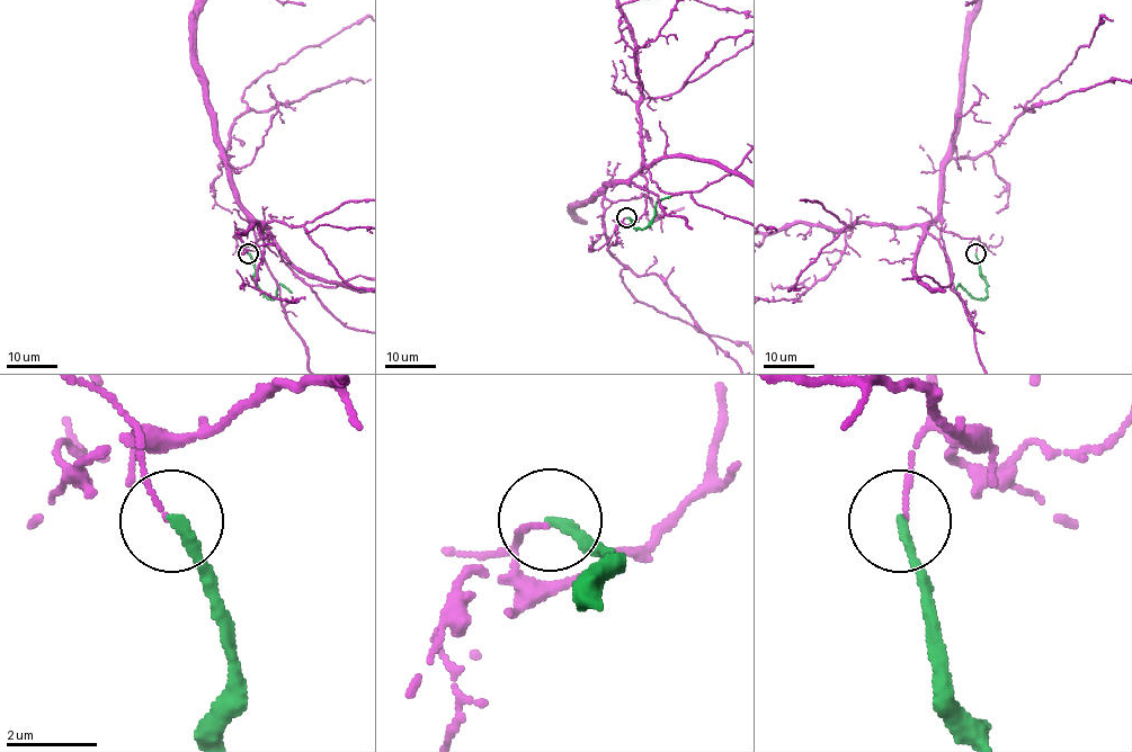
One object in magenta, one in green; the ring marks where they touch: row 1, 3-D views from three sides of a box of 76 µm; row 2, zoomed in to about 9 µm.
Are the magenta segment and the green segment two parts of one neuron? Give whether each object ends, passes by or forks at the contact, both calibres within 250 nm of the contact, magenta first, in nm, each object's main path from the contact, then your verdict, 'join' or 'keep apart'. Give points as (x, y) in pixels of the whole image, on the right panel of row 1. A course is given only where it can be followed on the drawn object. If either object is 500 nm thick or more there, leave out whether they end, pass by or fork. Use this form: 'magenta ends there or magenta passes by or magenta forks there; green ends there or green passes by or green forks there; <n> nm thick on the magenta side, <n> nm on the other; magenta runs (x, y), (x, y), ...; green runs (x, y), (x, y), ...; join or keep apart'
magenta ends there; green ends there; 80 nm thick on the magenta side, 240 nm on the other; magenta runs (977, 253), (977, 239), (932, 224); green runs (975, 253), (987, 295), (978, 300), (960, 284), (955, 293); keep apart

